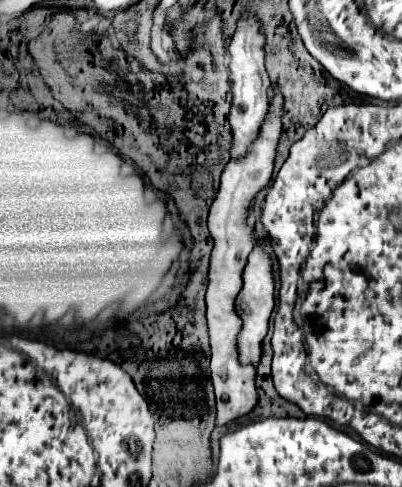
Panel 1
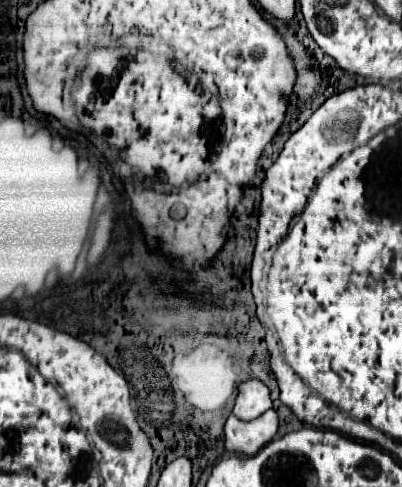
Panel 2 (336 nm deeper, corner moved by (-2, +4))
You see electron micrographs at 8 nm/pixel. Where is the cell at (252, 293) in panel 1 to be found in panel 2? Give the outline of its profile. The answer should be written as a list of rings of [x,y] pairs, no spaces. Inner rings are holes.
[[[250,380],[240,384],[240,392],[234,404],[234,416],[238,420],[254,420],[272,408],[270,390],[260,380]]]

